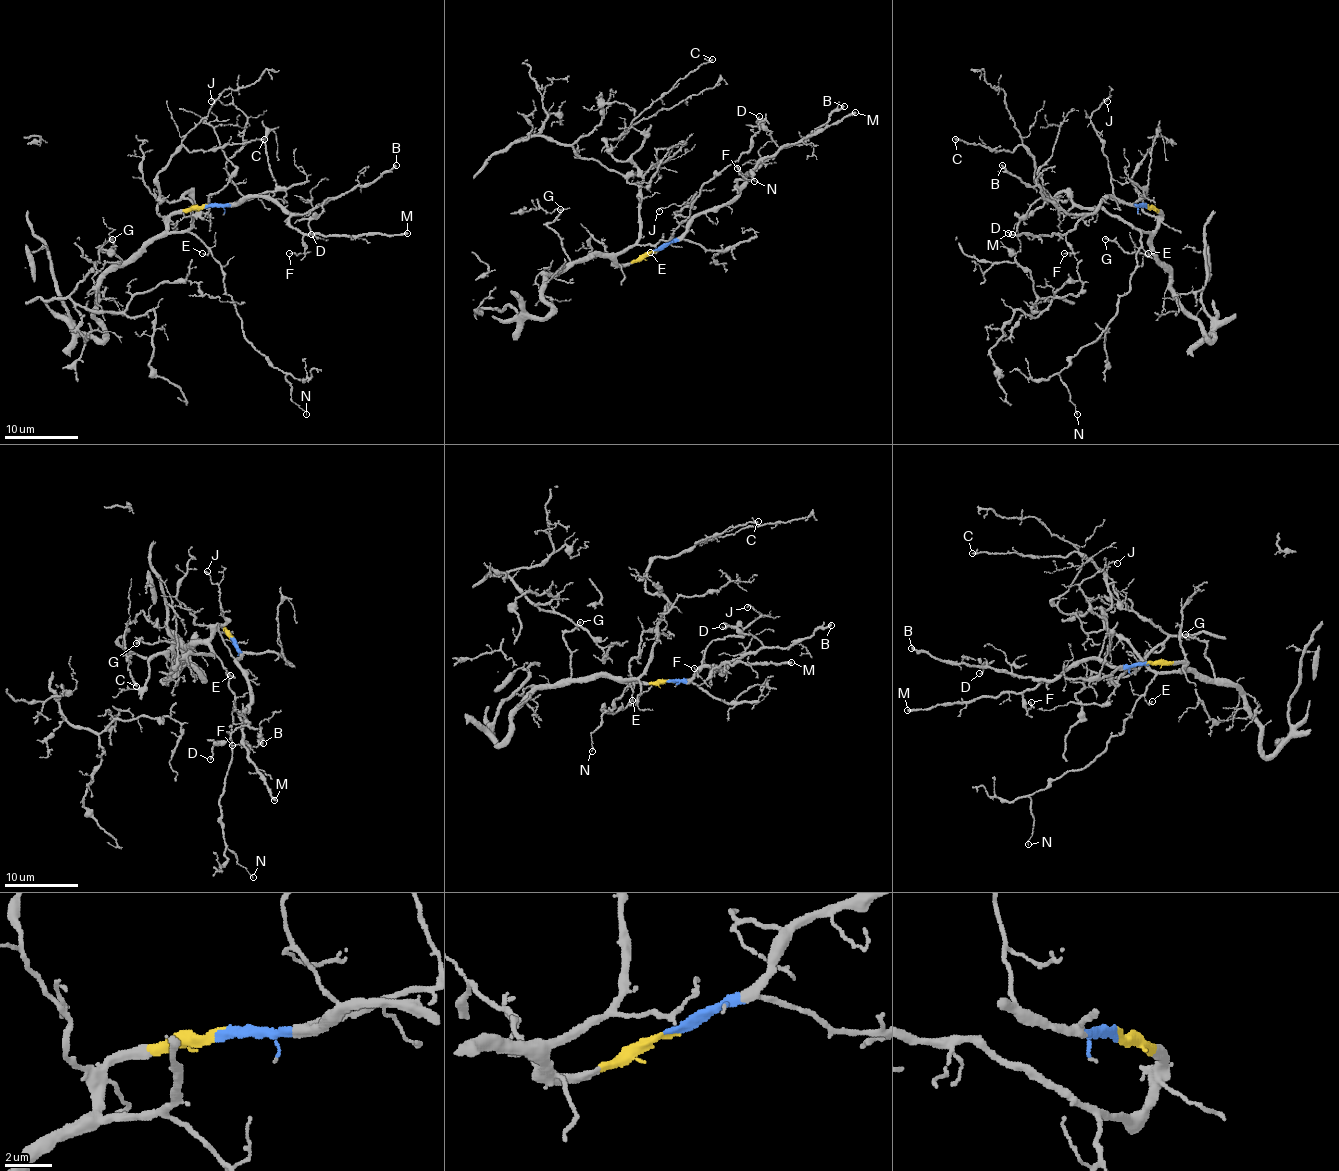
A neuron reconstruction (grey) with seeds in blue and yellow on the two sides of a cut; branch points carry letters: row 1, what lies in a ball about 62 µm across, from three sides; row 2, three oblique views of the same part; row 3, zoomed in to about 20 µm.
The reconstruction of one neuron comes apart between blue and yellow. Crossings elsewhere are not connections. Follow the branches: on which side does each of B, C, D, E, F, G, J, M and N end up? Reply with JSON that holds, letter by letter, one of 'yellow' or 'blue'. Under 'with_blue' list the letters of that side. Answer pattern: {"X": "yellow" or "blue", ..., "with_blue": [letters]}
{"B": "blue", "C": "yellow", "D": "blue", "E": "yellow", "F": "blue", "G": "yellow", "J": "blue", "M": "blue", "N": "yellow", "with_blue": ["B", "D", "F", "J", "M"]}

